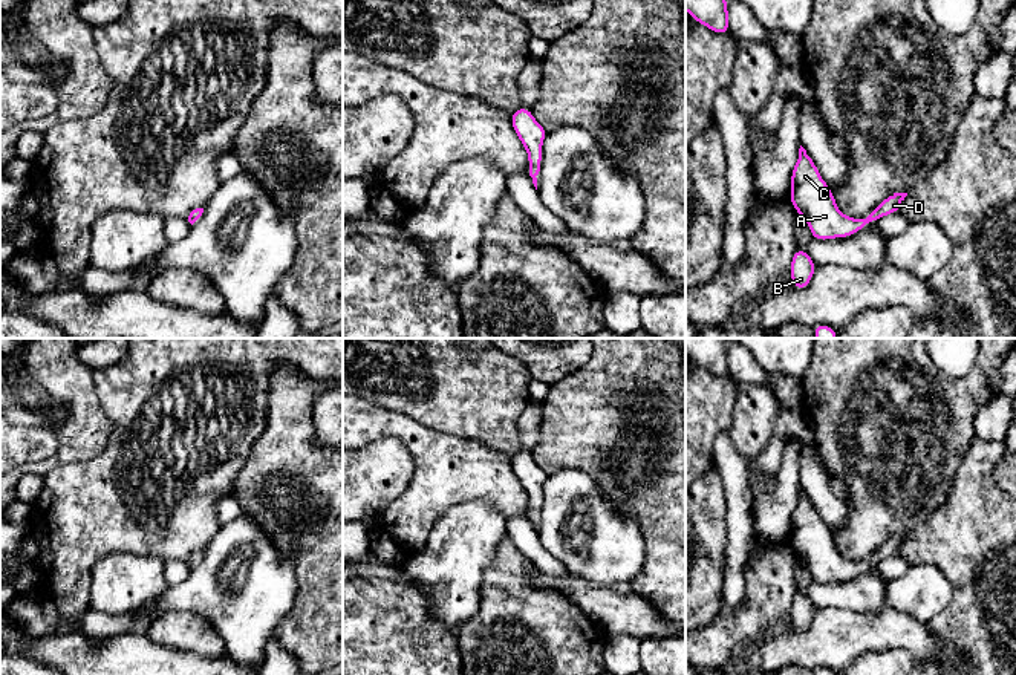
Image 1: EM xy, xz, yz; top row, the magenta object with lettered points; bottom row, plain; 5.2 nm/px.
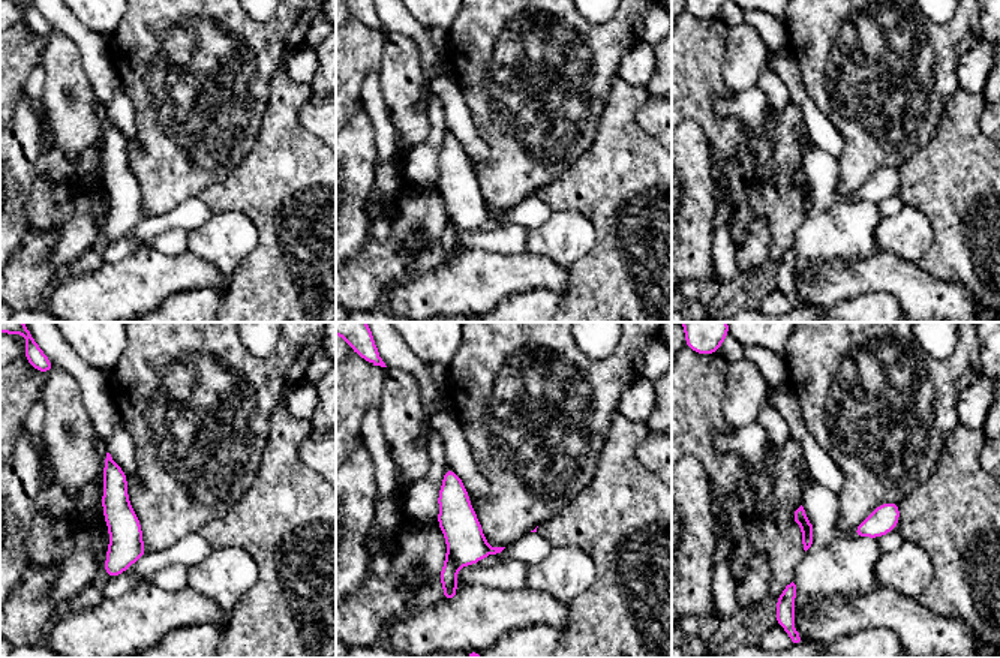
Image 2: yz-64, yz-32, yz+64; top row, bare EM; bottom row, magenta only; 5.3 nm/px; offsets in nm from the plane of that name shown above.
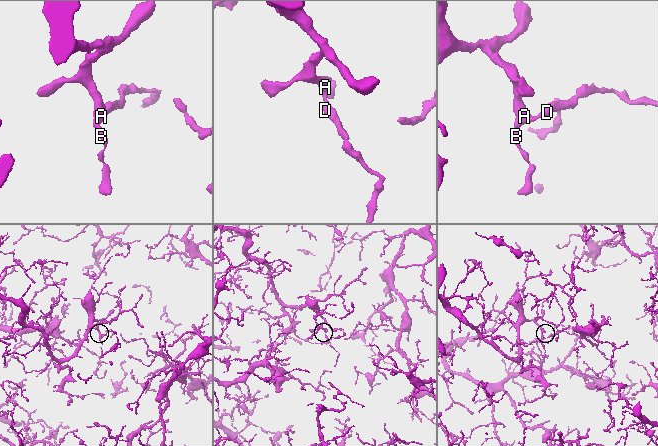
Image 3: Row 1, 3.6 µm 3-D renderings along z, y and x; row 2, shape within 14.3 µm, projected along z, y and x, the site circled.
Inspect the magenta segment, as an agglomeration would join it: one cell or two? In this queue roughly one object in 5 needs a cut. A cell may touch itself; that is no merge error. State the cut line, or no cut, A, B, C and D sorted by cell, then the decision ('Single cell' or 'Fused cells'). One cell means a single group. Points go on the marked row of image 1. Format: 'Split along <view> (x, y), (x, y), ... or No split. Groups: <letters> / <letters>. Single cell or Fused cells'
No split. Groups: A B C D. Single cell

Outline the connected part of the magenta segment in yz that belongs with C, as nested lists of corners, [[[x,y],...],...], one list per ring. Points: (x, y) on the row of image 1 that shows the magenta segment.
[[[802,145],[799,148],[799,159],[791,173],[790,202],[809,225],[814,240],[849,237],[883,216],[898,213],[906,196],[907,193],[887,196],[866,219],[843,216],[811,156]]]

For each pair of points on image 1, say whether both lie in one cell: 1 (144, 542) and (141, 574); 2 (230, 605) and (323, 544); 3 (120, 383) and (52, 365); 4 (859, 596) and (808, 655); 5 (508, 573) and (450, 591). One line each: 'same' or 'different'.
1: different
2: different
3: different
4: different
5: different

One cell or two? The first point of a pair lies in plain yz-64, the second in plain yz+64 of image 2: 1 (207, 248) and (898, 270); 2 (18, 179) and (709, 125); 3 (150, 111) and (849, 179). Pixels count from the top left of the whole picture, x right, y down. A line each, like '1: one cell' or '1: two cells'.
1: two cells
2: two cells
3: one cell

